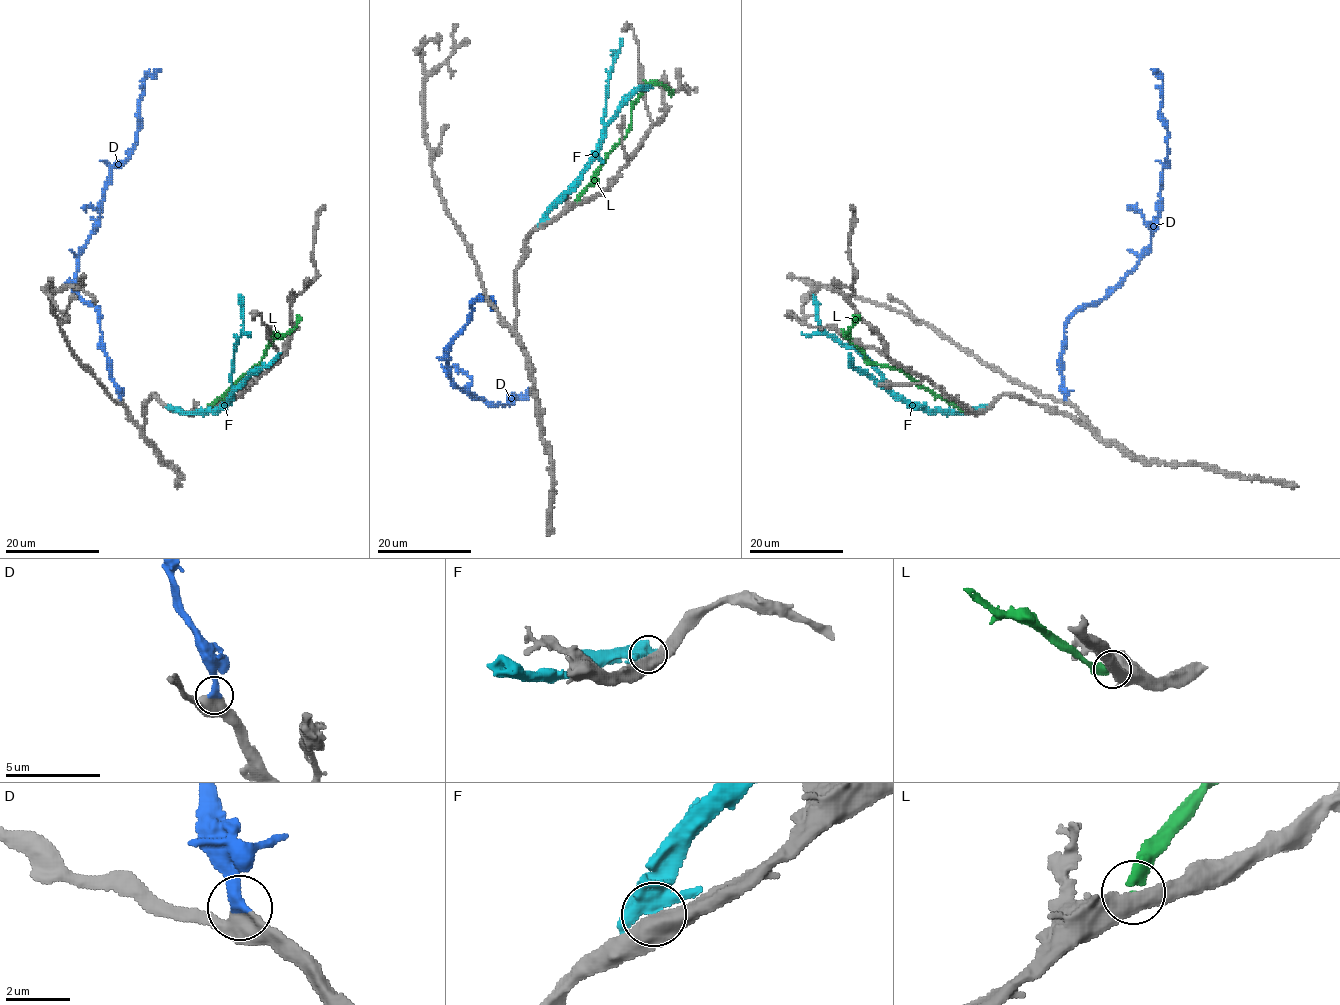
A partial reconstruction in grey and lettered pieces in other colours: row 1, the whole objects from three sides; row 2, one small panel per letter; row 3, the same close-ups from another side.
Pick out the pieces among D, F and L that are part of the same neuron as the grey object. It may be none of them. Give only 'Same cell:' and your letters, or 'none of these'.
Same cell: D

